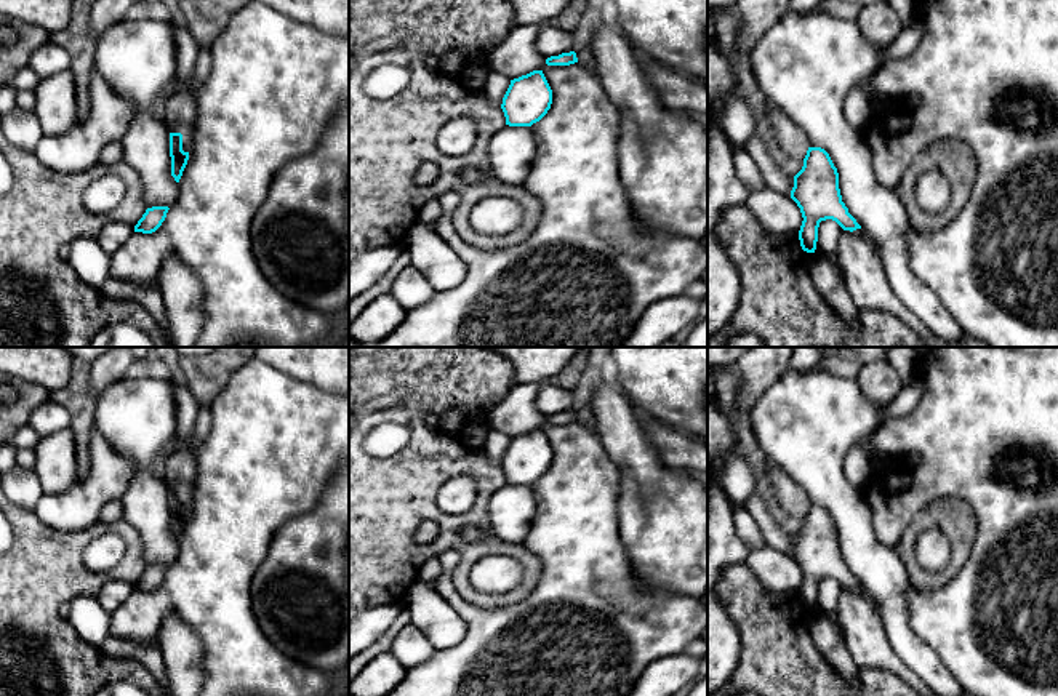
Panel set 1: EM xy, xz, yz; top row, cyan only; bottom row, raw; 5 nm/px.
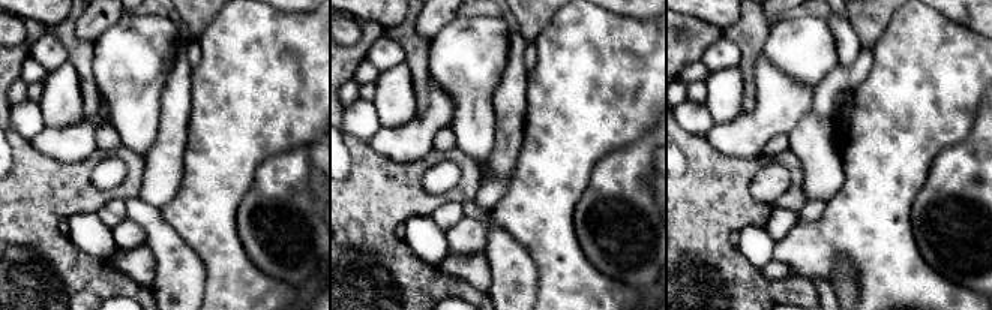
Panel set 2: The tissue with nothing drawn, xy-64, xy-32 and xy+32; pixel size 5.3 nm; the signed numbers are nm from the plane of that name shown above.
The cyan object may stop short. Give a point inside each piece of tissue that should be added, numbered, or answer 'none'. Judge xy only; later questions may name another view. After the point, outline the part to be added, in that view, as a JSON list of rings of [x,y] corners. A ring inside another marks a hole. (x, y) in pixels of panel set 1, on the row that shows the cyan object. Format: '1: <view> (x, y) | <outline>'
1: xy (180, 112) | [[[179,18],[171,21],[176,40],[176,83],[174,93],[165,106],[165,125],[170,133],[182,134],[182,150],[190,152],[197,91],[189,86],[189,80],[192,78],[200,46]]]

